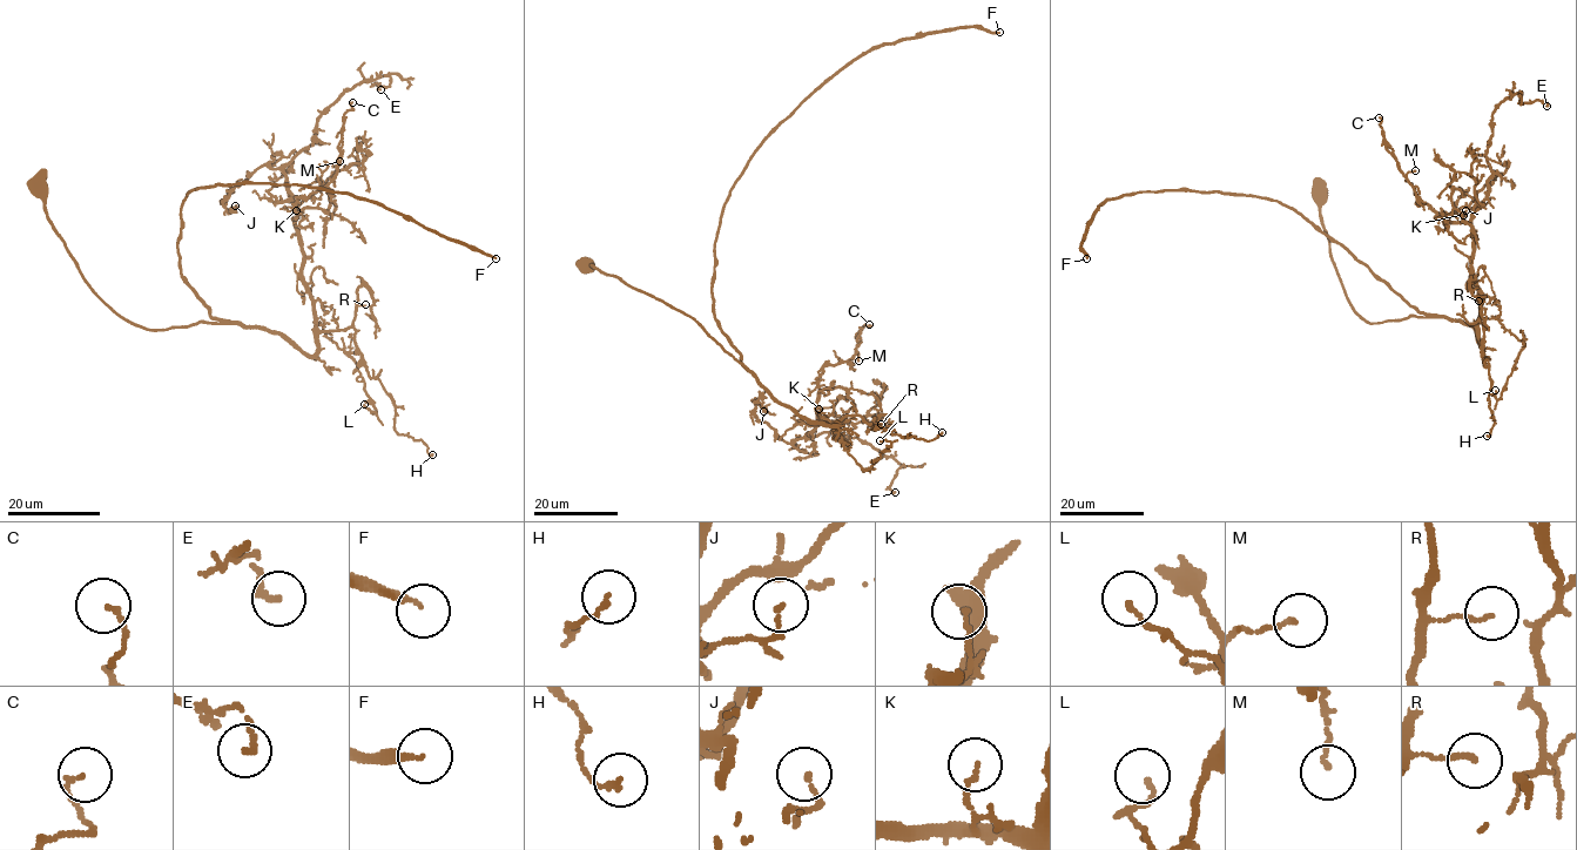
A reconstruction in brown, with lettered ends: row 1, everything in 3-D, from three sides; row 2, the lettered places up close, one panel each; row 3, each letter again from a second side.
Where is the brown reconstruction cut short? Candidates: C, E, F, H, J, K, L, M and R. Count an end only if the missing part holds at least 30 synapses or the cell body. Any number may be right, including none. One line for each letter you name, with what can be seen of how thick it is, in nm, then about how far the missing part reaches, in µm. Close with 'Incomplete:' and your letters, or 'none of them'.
F: 170 nm thick; about 70 µm are missing
Incomplete: F

